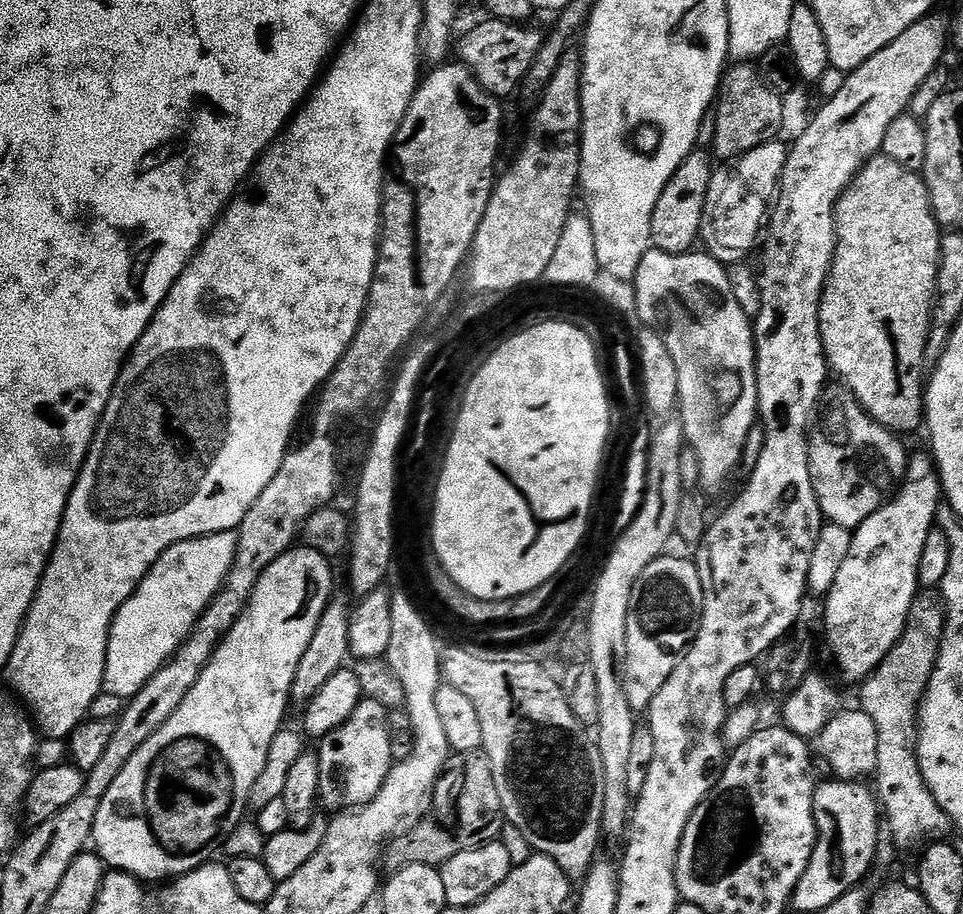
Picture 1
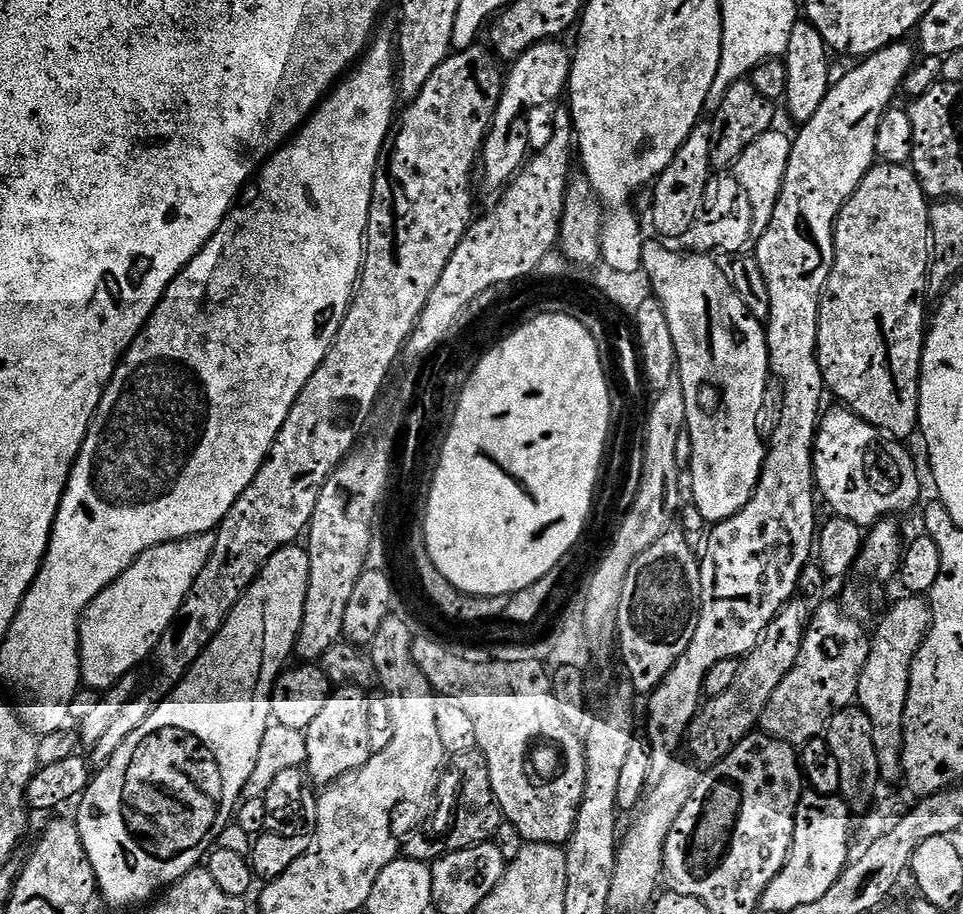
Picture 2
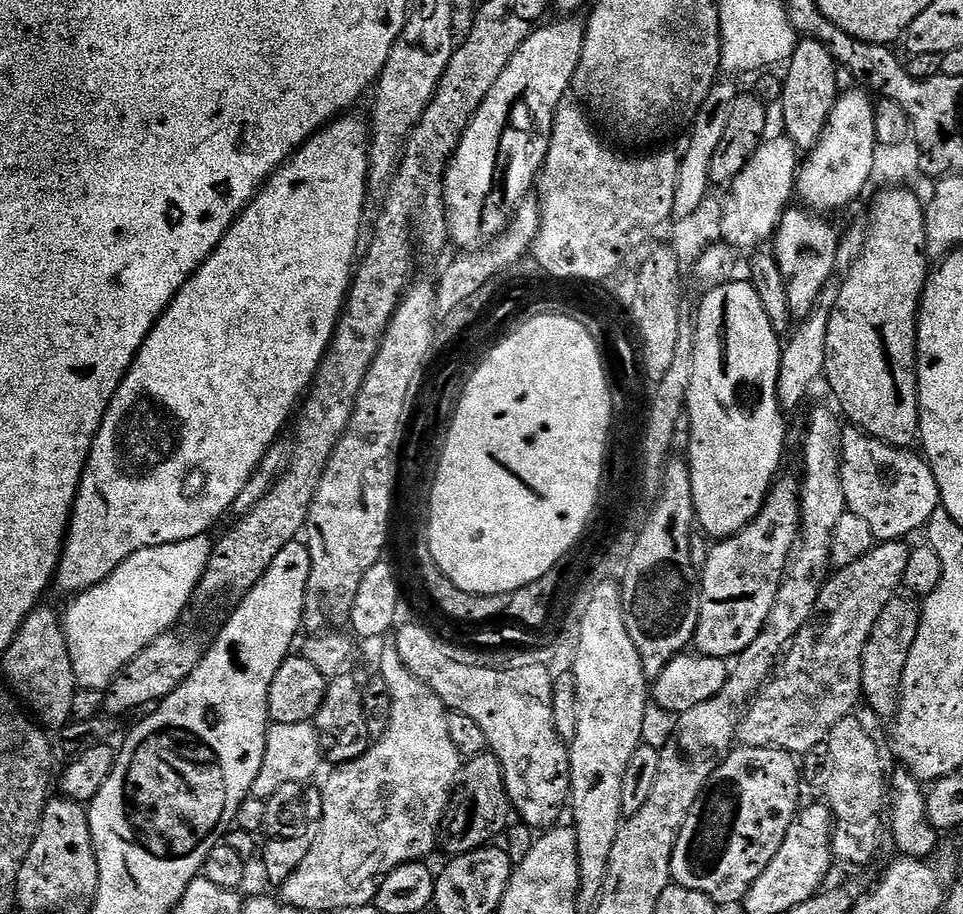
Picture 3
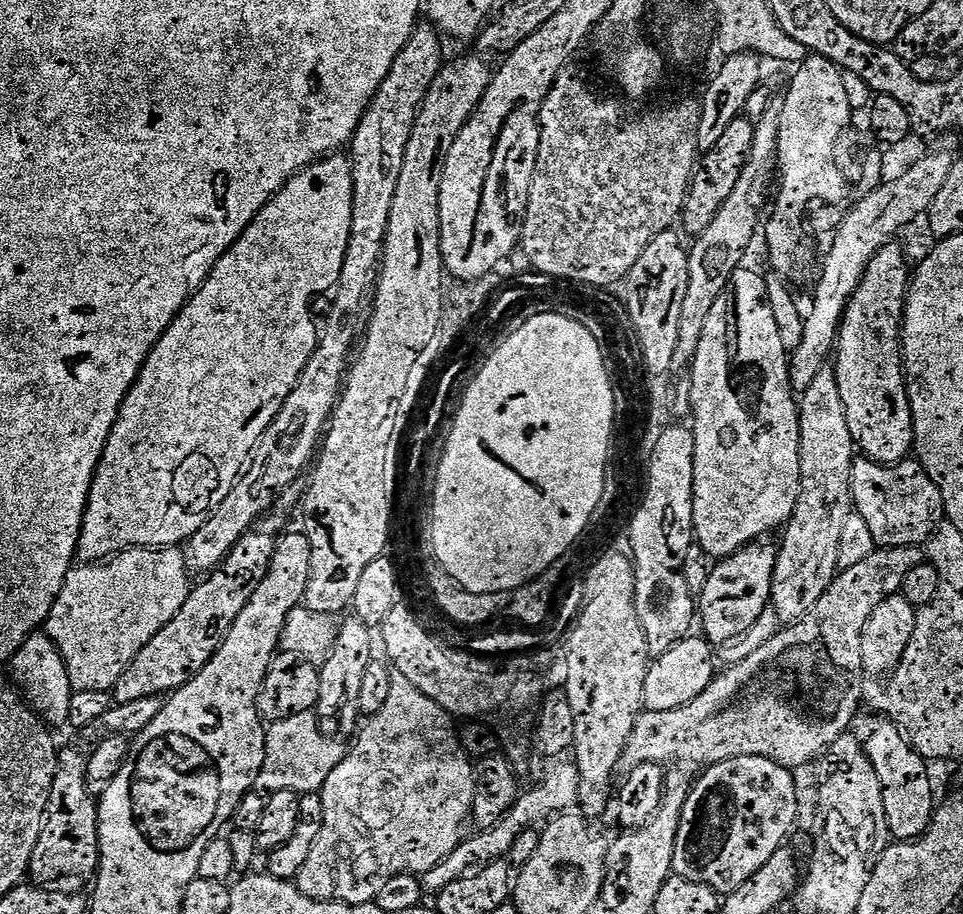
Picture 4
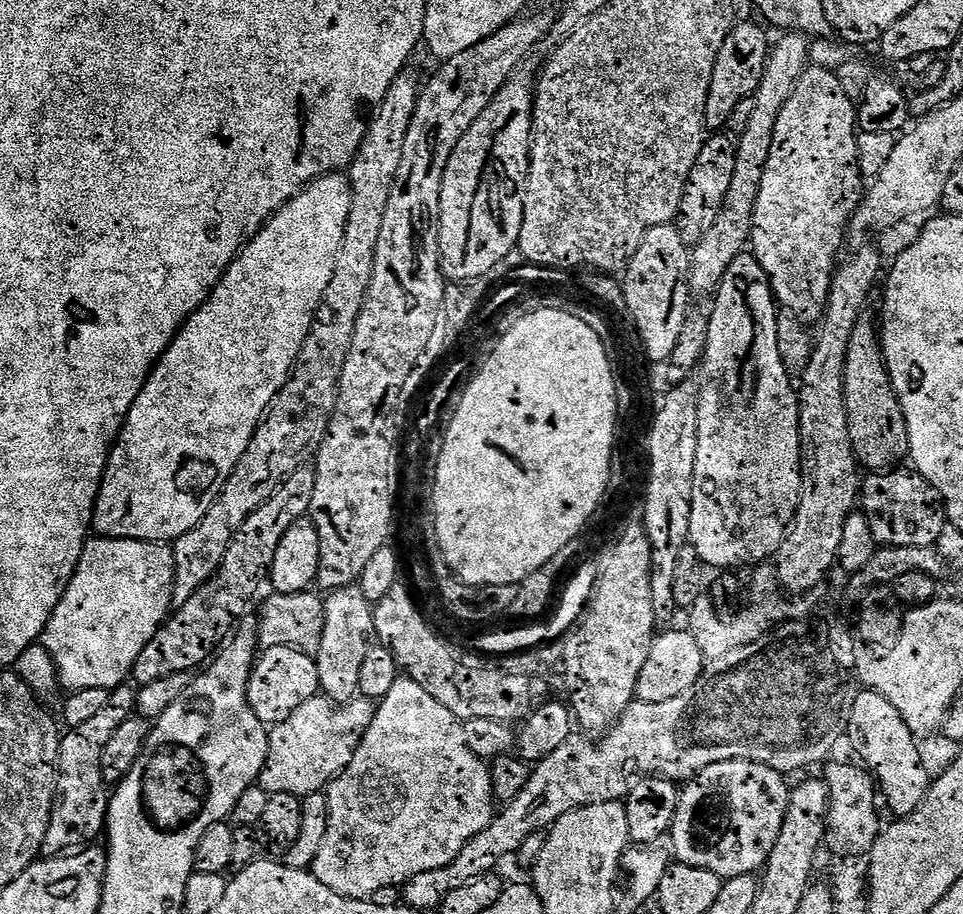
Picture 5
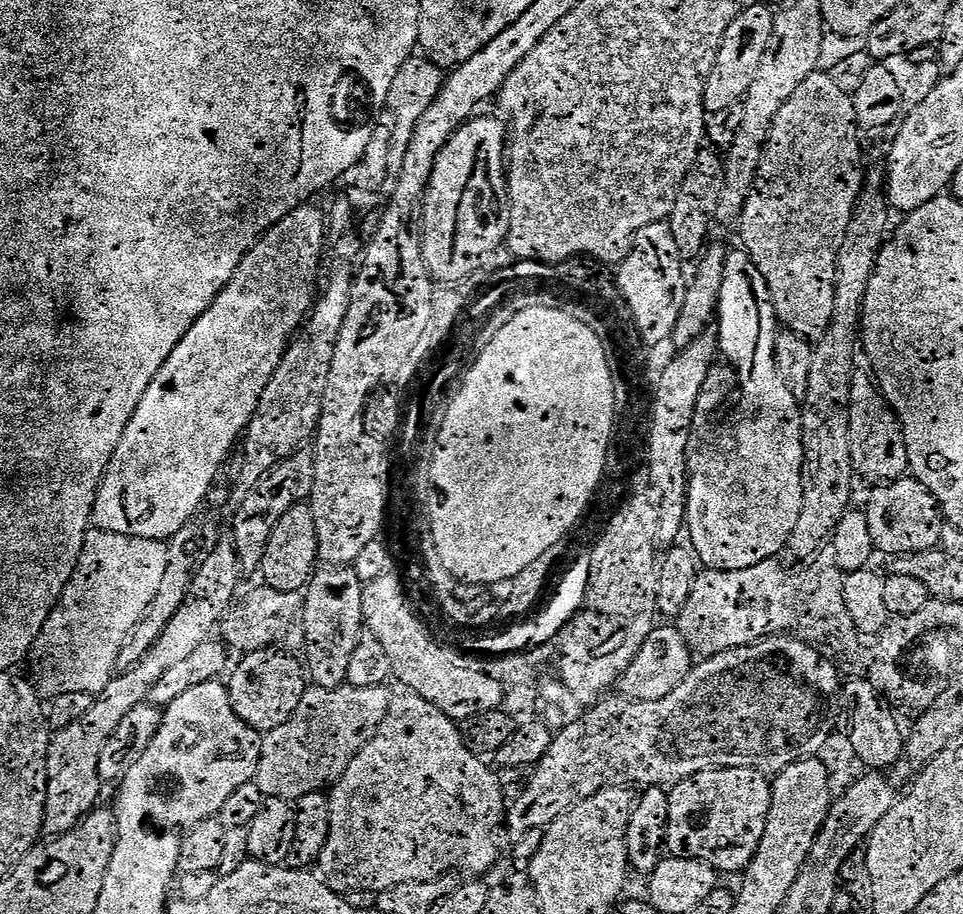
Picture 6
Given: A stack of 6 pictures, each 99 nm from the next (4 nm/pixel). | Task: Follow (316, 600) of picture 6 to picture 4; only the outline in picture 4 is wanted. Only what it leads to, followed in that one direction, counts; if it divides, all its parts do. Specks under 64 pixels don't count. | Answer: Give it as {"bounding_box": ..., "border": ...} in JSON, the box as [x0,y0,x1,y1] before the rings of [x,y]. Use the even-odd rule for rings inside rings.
{"bounding_box":[314,618,374,738],"border":[[[349,618],[348,621],[343,621],[340,624],[338,638],[334,642],[326,662],[319,665],[318,702],[314,711],[320,722],[320,729],[330,737],[345,738],[344,736],[348,735],[351,737],[361,727],[362,717],[358,698],[362,678],[366,675],[366,666],[370,666],[370,662],[374,658],[372,632],[373,629],[361,620]]]}

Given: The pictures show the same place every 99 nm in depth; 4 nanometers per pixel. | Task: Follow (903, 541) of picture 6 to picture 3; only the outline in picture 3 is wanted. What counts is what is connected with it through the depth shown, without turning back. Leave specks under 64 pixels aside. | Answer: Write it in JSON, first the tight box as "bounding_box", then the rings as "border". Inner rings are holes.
{"bounding_box":[840,426,941,542],"border":[[[855,426],[843,429],[840,437],[840,477],[847,511],[870,525],[877,542],[903,541],[904,536],[925,527],[934,510],[941,507],[938,482],[923,455],[894,448],[861,432]]]}

